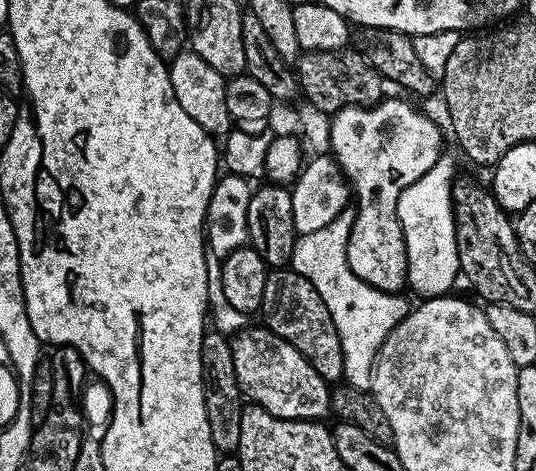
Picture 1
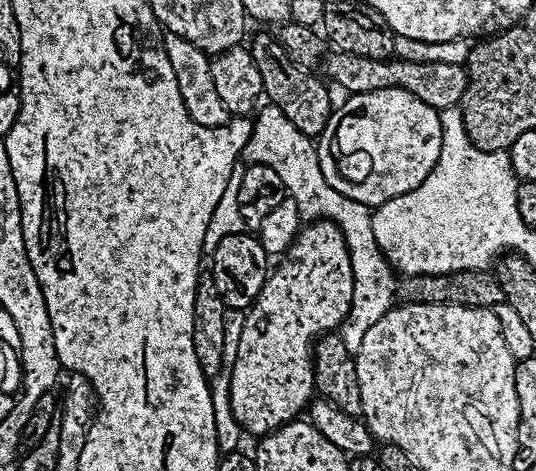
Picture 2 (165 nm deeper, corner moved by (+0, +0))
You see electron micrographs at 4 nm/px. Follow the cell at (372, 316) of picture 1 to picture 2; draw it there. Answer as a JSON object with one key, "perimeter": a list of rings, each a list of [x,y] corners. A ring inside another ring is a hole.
{"perimeter":[[[265,103],[255,113],[252,133],[242,156],[248,164],[270,166],[270,170],[282,178],[285,193],[297,200],[305,217],[330,220],[342,230],[344,240],[348,243],[350,266],[354,270],[354,298],[348,318],[340,325],[338,335],[342,342],[346,342],[346,350],[355,354],[362,346],[366,330],[370,330],[370,326],[374,326],[374,322],[389,312],[398,300],[397,273],[378,246],[378,238],[374,238],[373,209],[356,204],[350,198],[338,194],[334,186],[330,186],[320,169],[313,137],[302,134],[302,130],[298,130],[298,126],[294,126],[294,122],[290,122],[290,118],[278,110],[278,106]]]}

